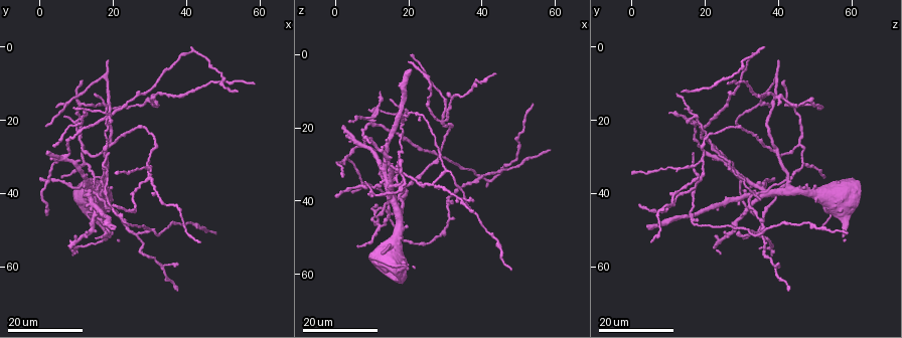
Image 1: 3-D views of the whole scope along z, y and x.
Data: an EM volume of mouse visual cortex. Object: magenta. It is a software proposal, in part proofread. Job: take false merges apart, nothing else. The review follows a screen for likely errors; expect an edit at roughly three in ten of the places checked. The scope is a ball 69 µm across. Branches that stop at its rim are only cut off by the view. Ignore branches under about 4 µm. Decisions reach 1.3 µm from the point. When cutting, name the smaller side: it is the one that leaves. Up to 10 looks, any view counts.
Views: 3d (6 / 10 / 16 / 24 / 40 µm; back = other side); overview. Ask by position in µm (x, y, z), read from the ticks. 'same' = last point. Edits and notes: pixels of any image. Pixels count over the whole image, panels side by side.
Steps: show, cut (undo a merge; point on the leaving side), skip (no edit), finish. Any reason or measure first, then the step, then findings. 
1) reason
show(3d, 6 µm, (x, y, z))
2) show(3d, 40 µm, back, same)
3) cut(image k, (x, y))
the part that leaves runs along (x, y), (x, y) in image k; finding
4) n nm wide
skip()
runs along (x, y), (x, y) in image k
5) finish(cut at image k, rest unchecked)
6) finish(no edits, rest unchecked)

three-way junction
show(3d, 24 µm, (30.5, 50.5, 31.5))

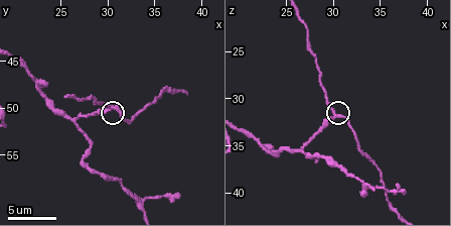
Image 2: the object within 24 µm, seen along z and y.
zoom in
show(3d, 10 µm, (30.4, 50.0, 31.8))

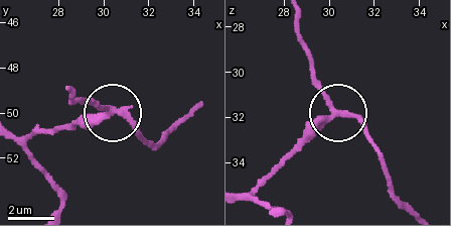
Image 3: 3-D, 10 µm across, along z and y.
230 nm wide
cut(image 3, (92, 104))
the part that leaves runs along (115, 111), (88, 99), (70, 99), (68, 94) in image 3; a second neuron is stuck on

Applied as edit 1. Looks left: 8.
a fork
show(3d, 24 µm, (29.5, 36.0, 18.0))

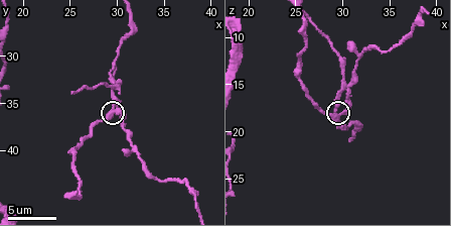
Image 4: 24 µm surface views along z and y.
show(3d, 10 µm, (29.4, 36.4, 18.2))

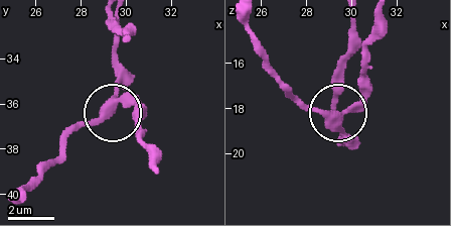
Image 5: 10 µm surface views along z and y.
370 nm wide
skip()
all the same neuron

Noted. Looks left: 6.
thick turns thin
show(3d, 16 µm, (18.0, 28.5, 23.0))

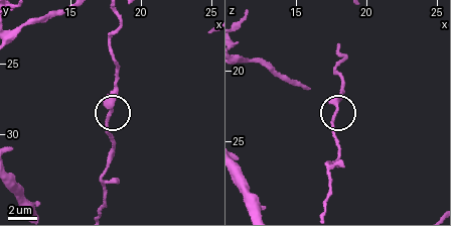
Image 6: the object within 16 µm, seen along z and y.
show(3d, 6 µm, (17.8, 28.8, 23.2))

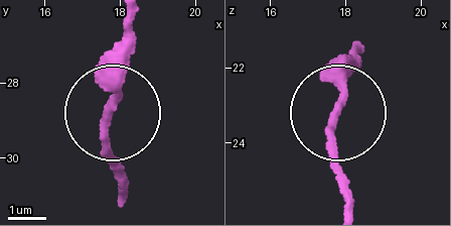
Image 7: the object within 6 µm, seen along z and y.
220 nm wide
skip()
runs along (347, 203), (337, 135), (347, 51) in image 7; all the same neuron

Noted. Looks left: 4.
branch point
show(3d, 24 µm, (17.0, 28.5, 39.0))

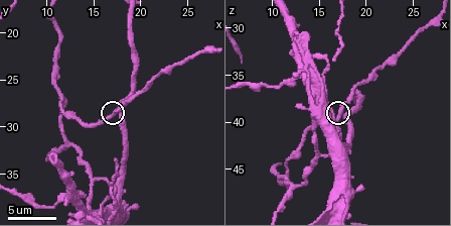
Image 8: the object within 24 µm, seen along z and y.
show(3d, 6 µm, (17.0, 28.4, 39.2))

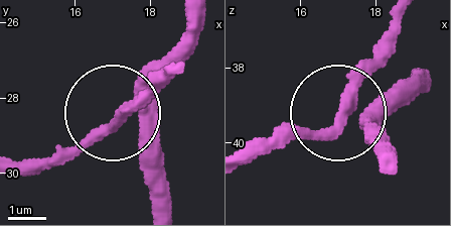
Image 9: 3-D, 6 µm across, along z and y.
skip()
one neuron here

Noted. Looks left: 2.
show(3d, 16 µm, (30.0, 31.5, 19.0))

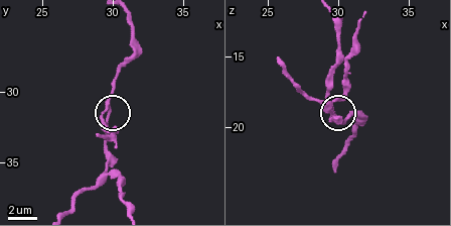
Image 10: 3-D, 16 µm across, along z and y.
show(3d, 6 µm, same)

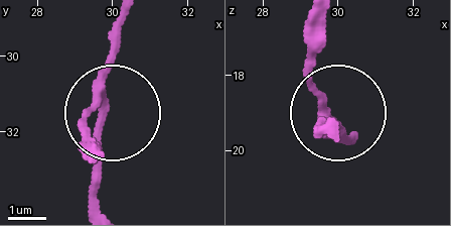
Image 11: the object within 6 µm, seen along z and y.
220 nm wide
skip()
runs along (122, 25), (106, 93), (87, 122), (87, 157) in image 11; continuous, no second neuron

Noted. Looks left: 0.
finish(cut at image 3, rest unchecked)

